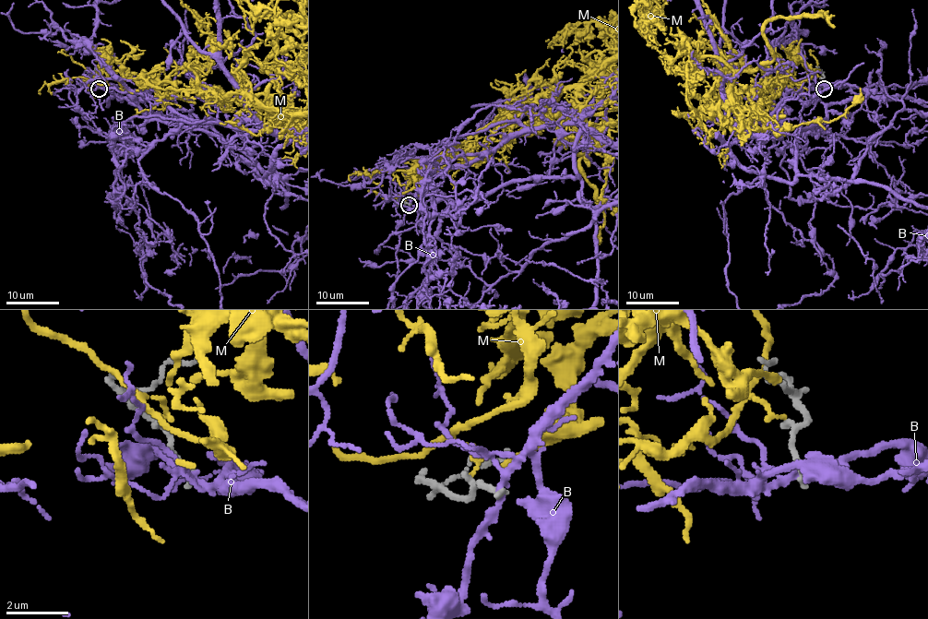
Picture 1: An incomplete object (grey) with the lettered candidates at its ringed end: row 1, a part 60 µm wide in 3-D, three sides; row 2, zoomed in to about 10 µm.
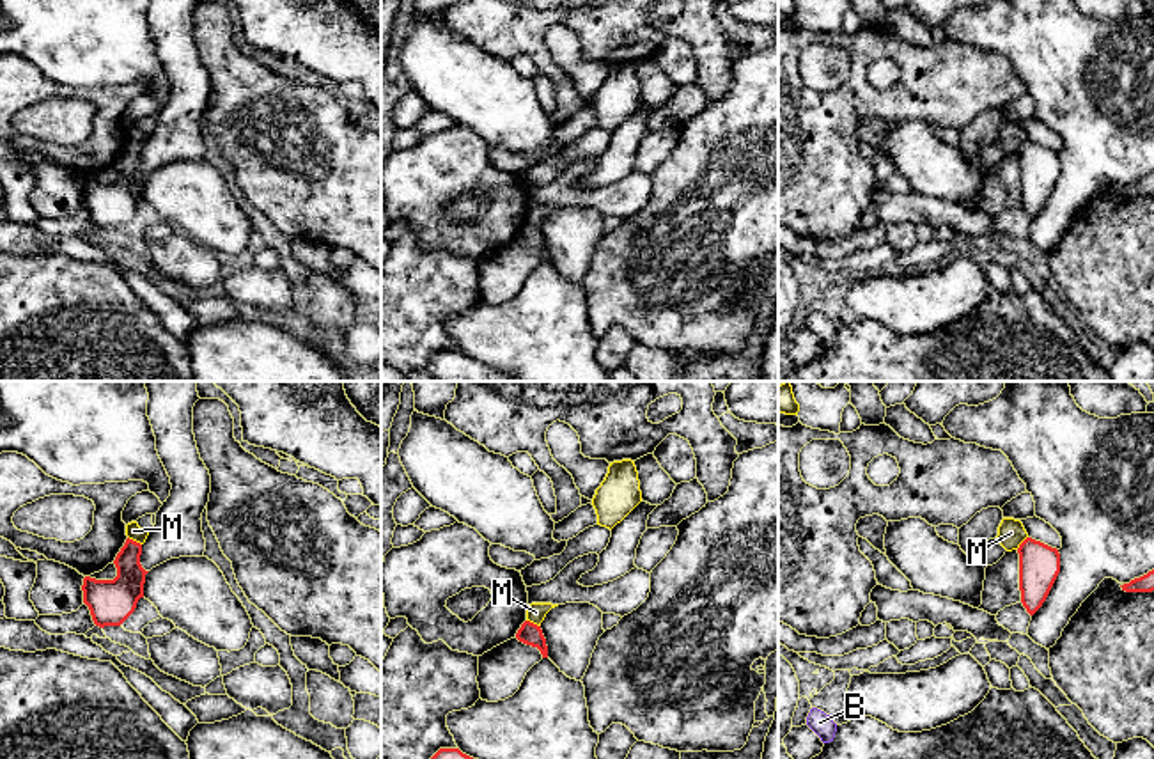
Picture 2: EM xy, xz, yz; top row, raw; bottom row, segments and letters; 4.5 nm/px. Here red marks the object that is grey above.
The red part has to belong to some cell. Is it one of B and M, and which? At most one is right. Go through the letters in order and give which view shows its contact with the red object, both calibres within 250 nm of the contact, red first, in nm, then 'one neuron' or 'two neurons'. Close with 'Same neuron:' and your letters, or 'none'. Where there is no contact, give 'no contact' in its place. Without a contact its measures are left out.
B: no contact | two neurons
M: xy | 160/70 nm | two neurons
Same neuron: none

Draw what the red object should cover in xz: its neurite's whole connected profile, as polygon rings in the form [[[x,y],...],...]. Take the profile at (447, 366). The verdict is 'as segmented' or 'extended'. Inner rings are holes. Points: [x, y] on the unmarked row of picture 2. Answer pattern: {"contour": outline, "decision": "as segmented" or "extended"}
{"contour": [[[440,351],[425,371],[434,381],[516,381],[511,376],[463,356]]], "decision": "as segmented"}

